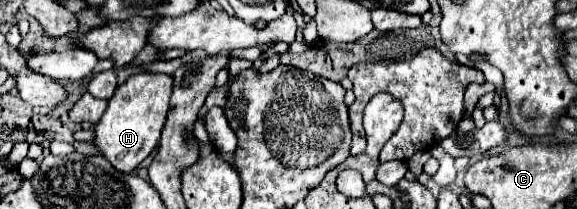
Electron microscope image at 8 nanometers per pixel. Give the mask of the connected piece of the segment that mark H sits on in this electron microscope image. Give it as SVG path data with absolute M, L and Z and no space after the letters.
M157 72L131 74L121 86L117 86L105 114L95 126L95 146L119 172L133 172L157 146L167 120L167 112L171 108L171 92L173 76Z

